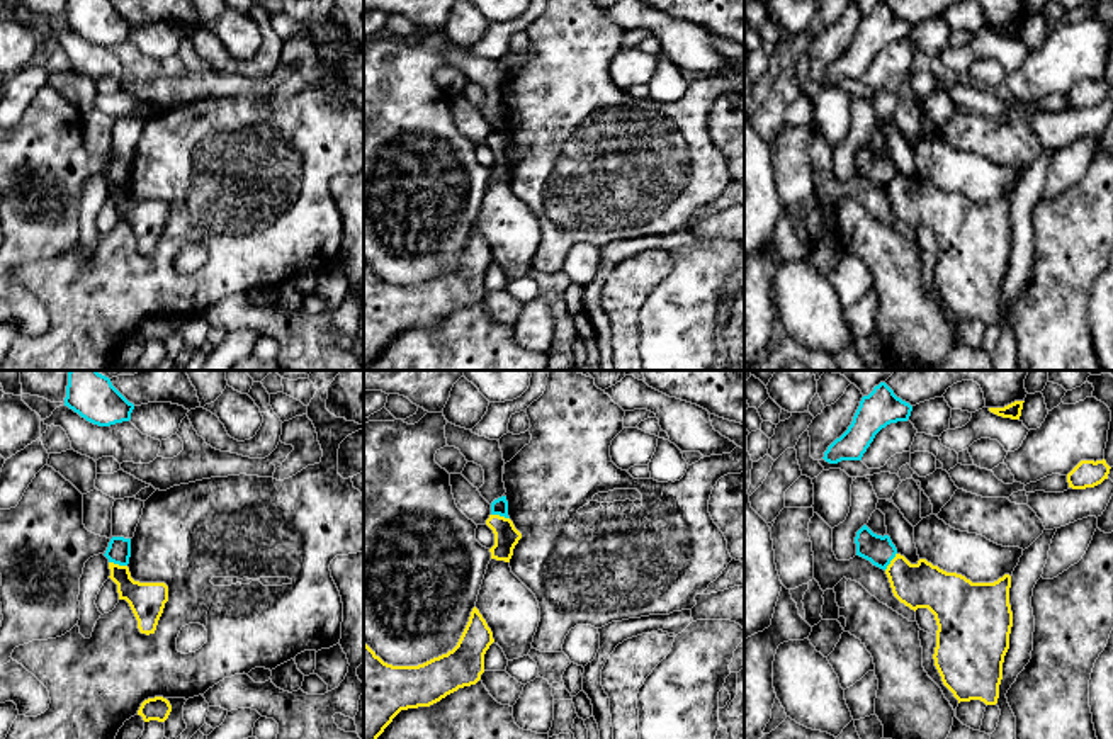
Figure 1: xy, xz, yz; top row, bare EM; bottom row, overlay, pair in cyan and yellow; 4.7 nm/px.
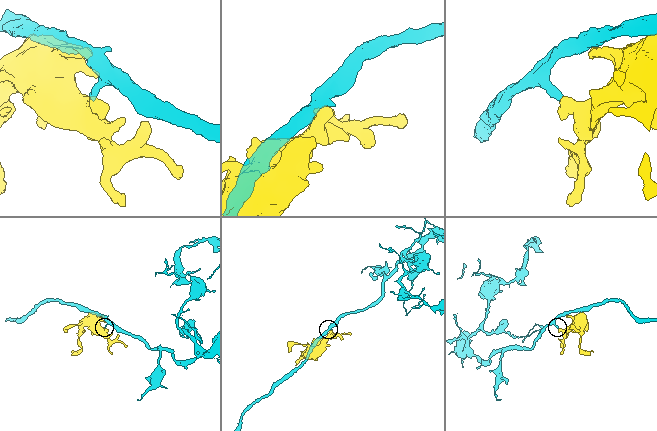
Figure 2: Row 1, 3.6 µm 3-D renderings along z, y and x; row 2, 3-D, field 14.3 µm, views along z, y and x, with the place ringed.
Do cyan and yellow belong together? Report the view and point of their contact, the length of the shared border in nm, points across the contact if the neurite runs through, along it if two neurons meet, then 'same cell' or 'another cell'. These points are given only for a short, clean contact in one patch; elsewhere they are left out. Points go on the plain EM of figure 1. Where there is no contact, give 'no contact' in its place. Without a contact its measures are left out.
xy (118, 182) | 90 nm | across xy (119, 169), (118, 182), (119, 194), (146, 220) | same cell

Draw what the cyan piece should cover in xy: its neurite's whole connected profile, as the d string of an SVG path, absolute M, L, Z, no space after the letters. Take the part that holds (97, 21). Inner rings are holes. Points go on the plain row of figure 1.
M68 0L65 25L99 46L129 41L134 29L110 0Z

